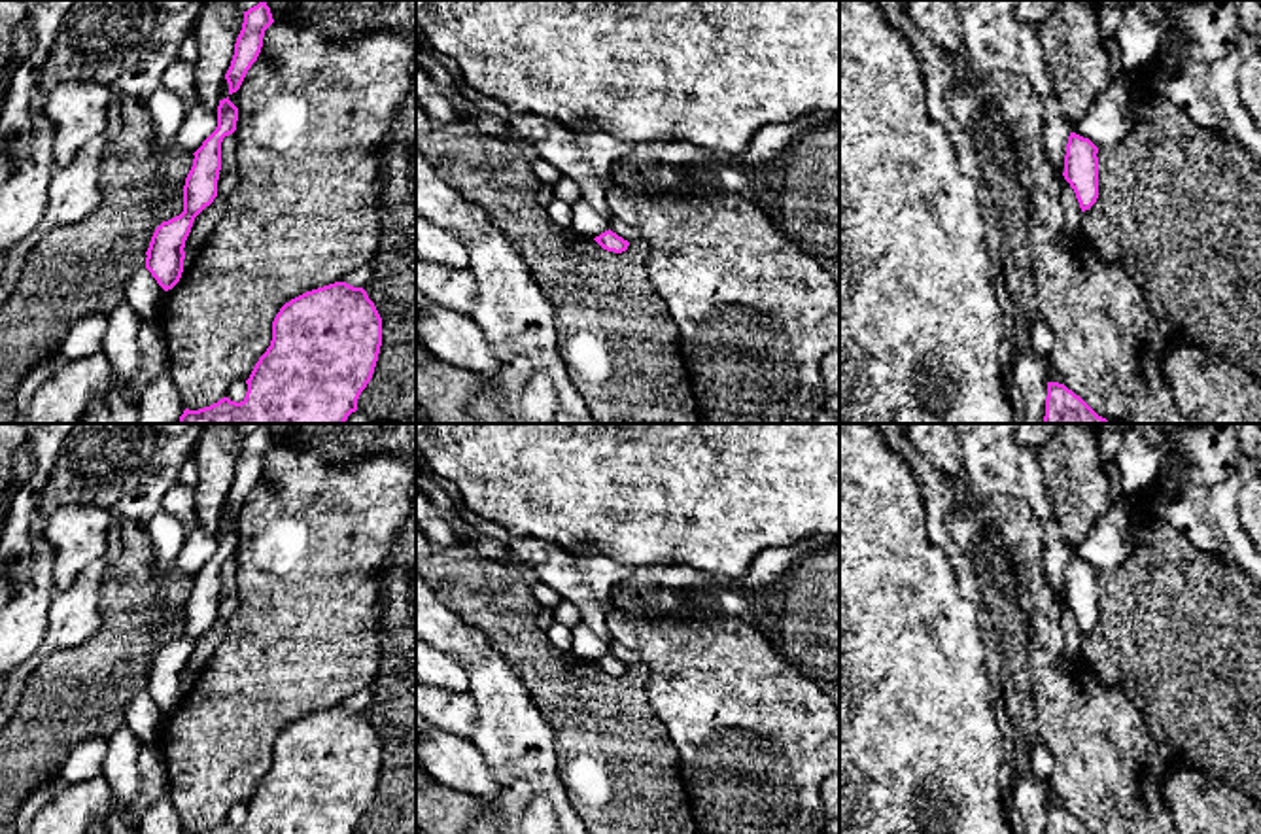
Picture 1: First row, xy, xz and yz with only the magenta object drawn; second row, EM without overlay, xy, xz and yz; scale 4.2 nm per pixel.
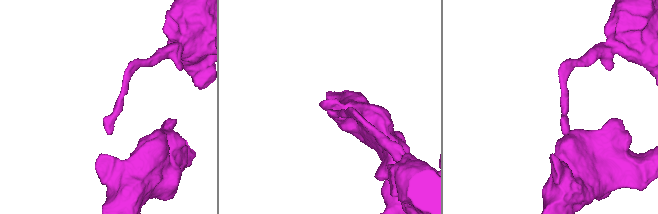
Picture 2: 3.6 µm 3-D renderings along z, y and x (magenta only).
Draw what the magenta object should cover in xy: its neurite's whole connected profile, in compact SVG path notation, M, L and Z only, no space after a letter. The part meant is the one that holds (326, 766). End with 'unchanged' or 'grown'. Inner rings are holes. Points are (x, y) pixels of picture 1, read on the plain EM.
M335 705L285 726L246 821L199 834L357 834L382 770L382 741L363 711Z; unchanged

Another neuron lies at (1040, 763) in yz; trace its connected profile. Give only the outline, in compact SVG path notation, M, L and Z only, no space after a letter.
M1038 738L1030 749L1028 768L1030 768L1030 773L1040 781L1047 806L1062 808L1062 800L1055 794L1051 787L1053 760Z

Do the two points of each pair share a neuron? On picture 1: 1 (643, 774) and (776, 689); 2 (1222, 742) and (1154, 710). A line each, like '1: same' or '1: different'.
1: different
2: same

